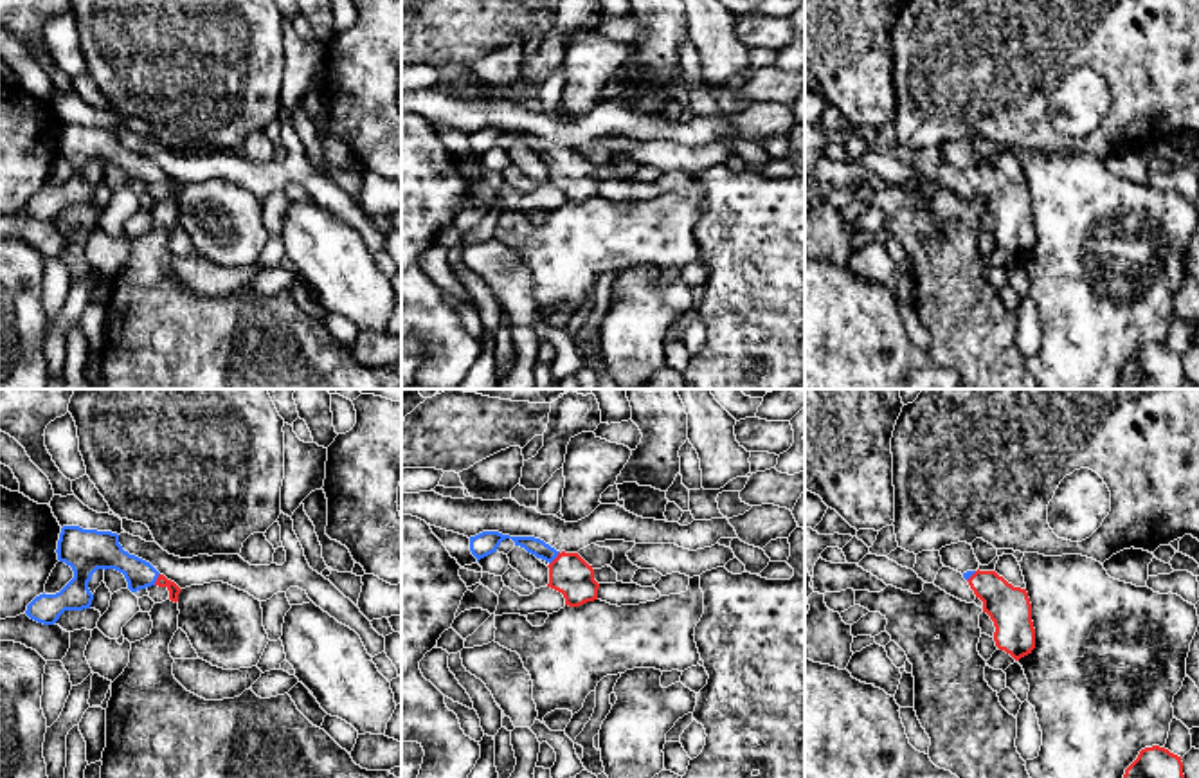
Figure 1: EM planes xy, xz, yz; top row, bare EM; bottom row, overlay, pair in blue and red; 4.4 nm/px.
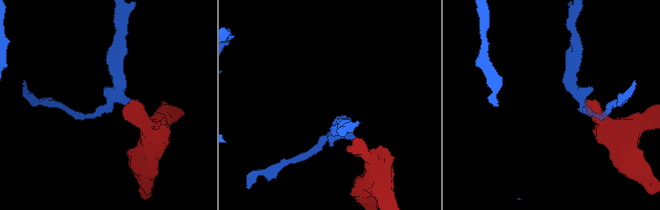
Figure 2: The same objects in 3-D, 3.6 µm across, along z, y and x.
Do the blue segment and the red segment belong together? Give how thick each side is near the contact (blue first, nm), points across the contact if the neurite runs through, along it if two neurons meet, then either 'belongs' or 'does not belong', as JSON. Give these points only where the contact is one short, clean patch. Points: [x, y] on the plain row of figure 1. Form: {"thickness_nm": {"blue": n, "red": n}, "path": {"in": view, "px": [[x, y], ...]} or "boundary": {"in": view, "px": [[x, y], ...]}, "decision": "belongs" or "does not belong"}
{"thickness_nm": {"blue": 80, "red": 180}, "path": {"in": "xz", "px": [[535, 143], [555, 153], [569, 170]]}, "decision": "belongs"}

